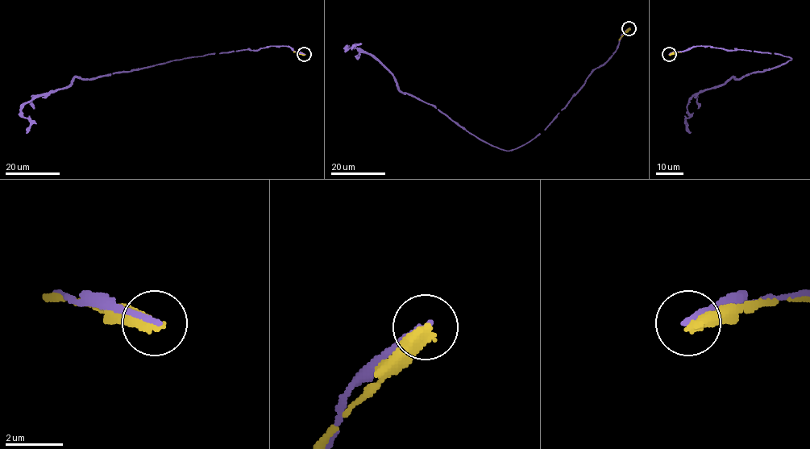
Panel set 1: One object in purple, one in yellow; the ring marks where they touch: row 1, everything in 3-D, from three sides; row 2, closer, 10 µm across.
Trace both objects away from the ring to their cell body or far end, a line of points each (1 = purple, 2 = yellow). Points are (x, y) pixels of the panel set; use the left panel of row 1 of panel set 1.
1: (304, 54), (272, 45), (75, 77), (23, 105), (21, 112), (30, 121), (26, 133)
2: (304, 54), (293, 51)

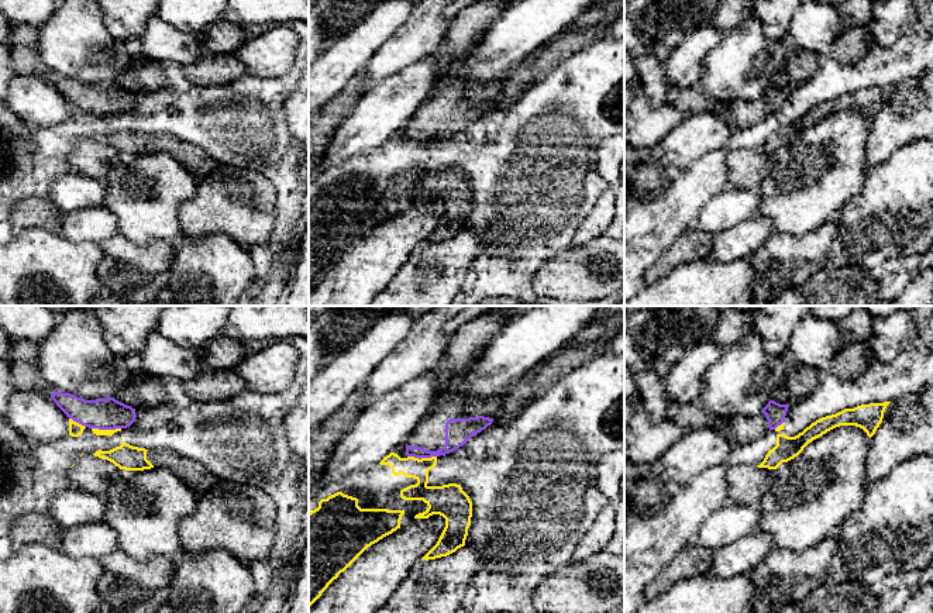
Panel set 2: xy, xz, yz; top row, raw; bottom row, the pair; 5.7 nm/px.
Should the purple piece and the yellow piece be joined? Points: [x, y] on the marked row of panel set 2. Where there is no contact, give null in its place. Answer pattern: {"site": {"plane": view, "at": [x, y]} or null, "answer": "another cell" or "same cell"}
{"site": {"plane": "xy", "at": [106, 429]}, "answer": "another cell"}

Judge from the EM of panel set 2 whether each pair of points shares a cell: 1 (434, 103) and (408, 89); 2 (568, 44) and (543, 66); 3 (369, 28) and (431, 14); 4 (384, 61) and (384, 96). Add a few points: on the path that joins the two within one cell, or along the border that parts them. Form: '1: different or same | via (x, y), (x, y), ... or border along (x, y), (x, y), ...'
1: different | border along (447, 79), (417, 109), (406, 126)
2: same | via (563, 47), (548, 61)
3: different | border along (412, 14), (384, 42)
4: different | border along (412, 64), (378, 81), (364, 93)

